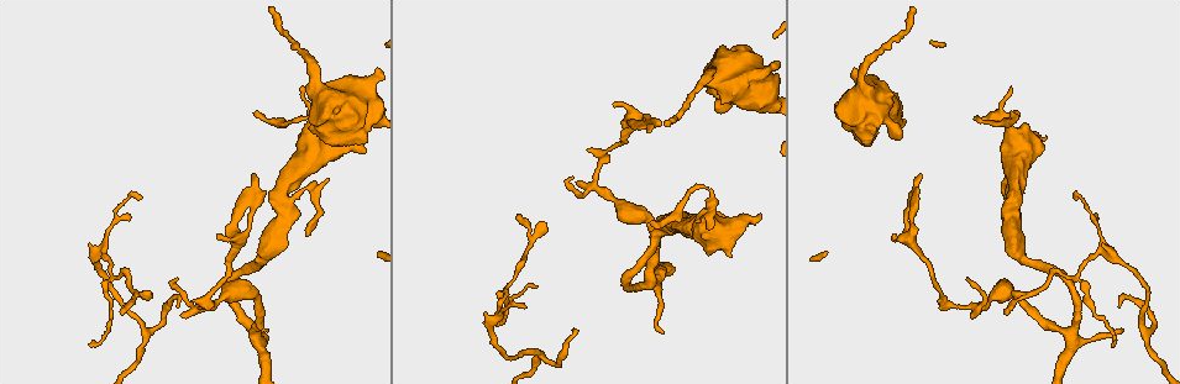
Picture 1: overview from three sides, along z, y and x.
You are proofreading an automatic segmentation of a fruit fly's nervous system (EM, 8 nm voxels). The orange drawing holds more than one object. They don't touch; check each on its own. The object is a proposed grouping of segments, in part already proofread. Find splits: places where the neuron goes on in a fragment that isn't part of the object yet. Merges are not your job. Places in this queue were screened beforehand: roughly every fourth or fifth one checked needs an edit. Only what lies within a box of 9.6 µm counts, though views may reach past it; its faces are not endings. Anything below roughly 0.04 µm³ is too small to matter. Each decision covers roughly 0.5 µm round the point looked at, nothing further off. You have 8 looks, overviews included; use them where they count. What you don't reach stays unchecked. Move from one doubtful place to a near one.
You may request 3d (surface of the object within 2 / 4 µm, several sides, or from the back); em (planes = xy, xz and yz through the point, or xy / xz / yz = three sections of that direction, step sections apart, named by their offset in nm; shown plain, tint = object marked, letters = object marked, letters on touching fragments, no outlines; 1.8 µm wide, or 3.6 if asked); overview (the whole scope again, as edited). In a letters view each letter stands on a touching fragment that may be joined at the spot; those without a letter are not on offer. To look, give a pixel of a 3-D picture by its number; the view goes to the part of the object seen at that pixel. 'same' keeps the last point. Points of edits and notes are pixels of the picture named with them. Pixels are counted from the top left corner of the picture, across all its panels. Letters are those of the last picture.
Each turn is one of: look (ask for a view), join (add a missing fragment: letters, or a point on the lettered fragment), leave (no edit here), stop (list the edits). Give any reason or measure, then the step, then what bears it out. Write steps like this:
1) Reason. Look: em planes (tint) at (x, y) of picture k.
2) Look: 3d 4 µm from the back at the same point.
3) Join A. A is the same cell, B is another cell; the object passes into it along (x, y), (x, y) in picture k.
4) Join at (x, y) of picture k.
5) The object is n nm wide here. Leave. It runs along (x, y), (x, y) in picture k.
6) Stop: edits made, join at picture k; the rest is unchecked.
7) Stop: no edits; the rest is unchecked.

Tapers out. Look: em planes (letters) at (695, 219) of picture 1.

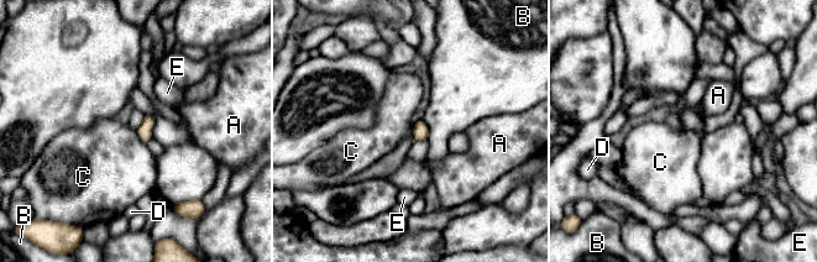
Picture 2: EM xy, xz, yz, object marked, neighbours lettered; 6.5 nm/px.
Leave. A, B, C, D and E are other cells; a border runs along (135, 130), (145, 143) in picture 2; none of them fits.

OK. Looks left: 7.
An open end. Look: em planes (letters) at (723, 110) of picture 1.

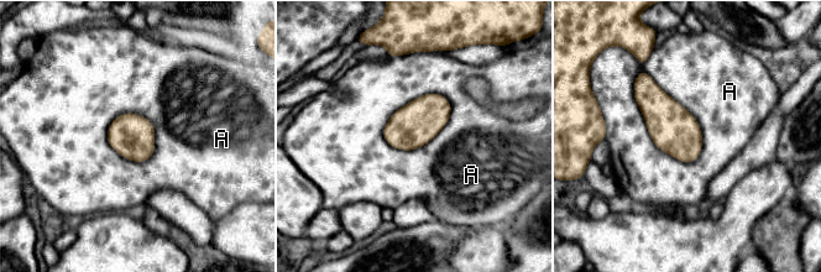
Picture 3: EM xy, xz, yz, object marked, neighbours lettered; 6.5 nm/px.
Leave. A is another cell; a border runs along (641, 69), (696, 120), (693, 162) in picture 3; no lettered fragment goes on from it.

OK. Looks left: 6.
Thin end. Look: em planes (letters) at (179, 304) of picture 1.

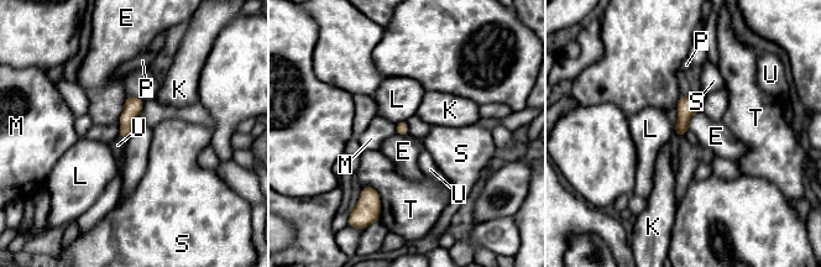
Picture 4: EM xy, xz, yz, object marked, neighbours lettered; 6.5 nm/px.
The longest contact is with T, 220 nm. Leave. E, K, L, M, P, S, T and U are other cells; a border runs along (704, 97), (700, 110) in picture 4; no lettered fragment goes on from it.

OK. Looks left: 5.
Stop: no edits; the rest is unchecked.

